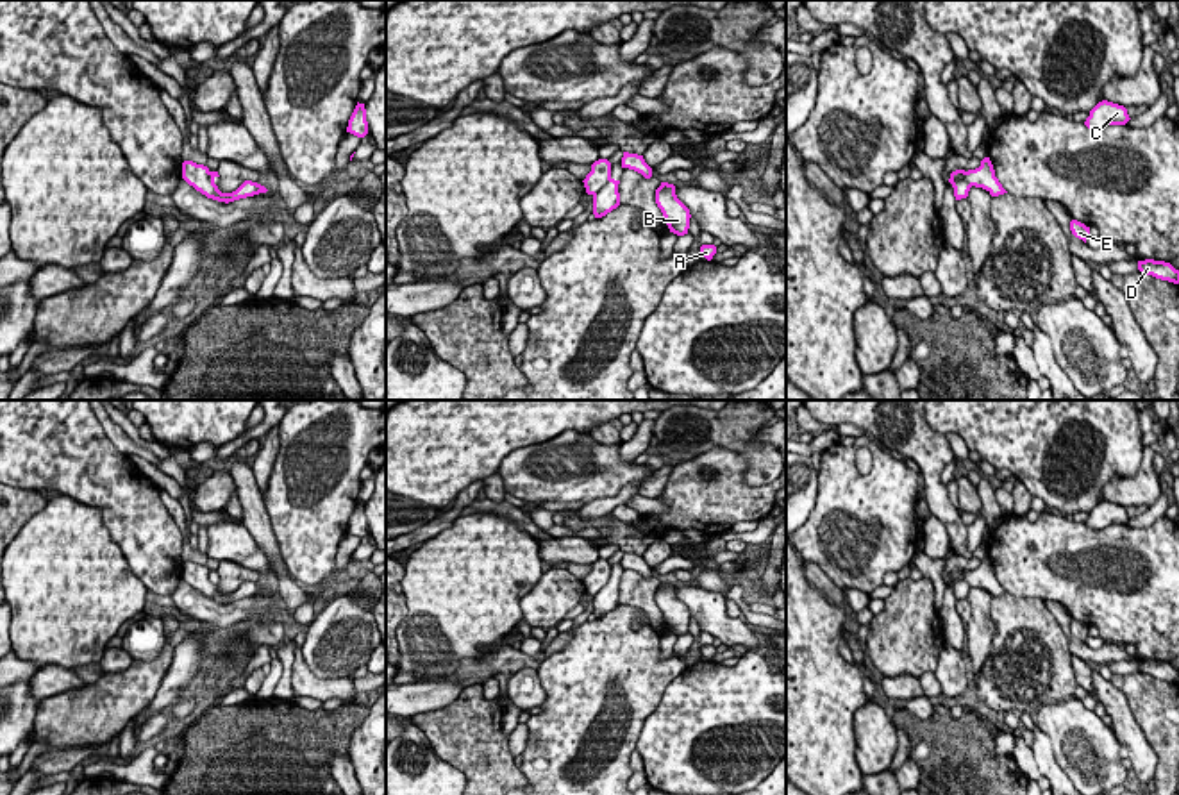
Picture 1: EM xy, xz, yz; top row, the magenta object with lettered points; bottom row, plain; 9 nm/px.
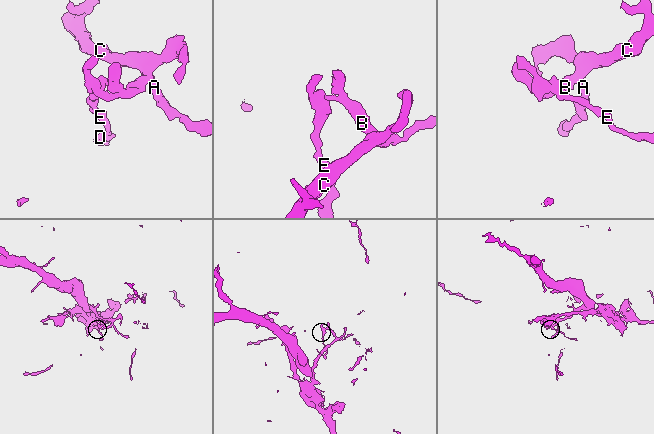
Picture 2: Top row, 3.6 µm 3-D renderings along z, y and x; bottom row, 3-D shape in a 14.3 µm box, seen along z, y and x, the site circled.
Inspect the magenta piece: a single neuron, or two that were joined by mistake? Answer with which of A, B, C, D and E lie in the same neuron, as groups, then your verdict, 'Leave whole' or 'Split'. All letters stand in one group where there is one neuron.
Groups: A B C / D E. Split

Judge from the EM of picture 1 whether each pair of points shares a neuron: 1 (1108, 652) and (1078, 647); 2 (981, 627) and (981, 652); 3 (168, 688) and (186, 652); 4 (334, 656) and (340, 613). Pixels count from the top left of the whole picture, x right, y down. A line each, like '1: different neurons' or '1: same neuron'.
1: same neuron
2: same neuron
3: same neuron
4: same neuron

